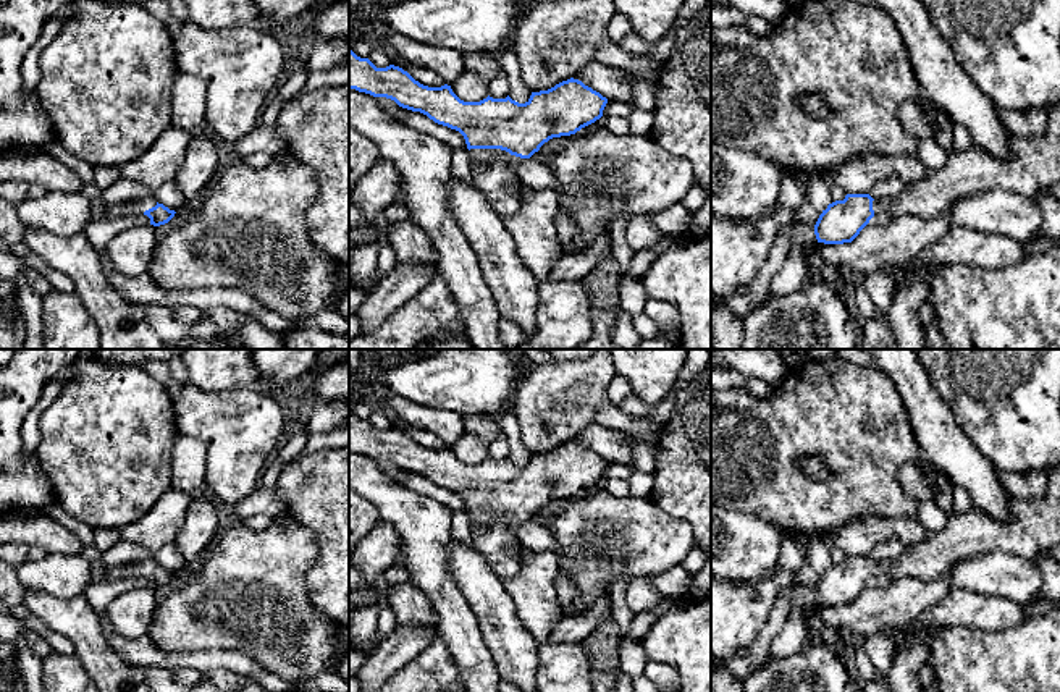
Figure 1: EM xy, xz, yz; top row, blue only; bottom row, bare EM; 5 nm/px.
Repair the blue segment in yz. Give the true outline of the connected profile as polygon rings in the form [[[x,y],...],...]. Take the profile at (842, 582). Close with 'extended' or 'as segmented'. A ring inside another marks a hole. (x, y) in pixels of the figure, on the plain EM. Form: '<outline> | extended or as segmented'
[[[1060,467],[1047,472],[1047,492],[1034,500],[1012,500],[1010,517],[995,519],[978,508],[949,513],[944,529],[928,532],[919,543],[890,561],[847,556],[827,568],[814,587],[818,605],[852,605],[876,576],[939,579],[953,563],[979,553],[1003,551],[1034,559],[1039,551],[1060,546]]] | extended

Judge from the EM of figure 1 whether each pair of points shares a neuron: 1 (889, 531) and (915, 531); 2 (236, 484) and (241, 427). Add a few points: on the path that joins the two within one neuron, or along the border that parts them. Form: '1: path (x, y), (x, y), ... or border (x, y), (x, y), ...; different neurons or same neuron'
1: path (895, 531), (908, 531); same neuron
2: path (236, 469), (239, 442); same neuron

